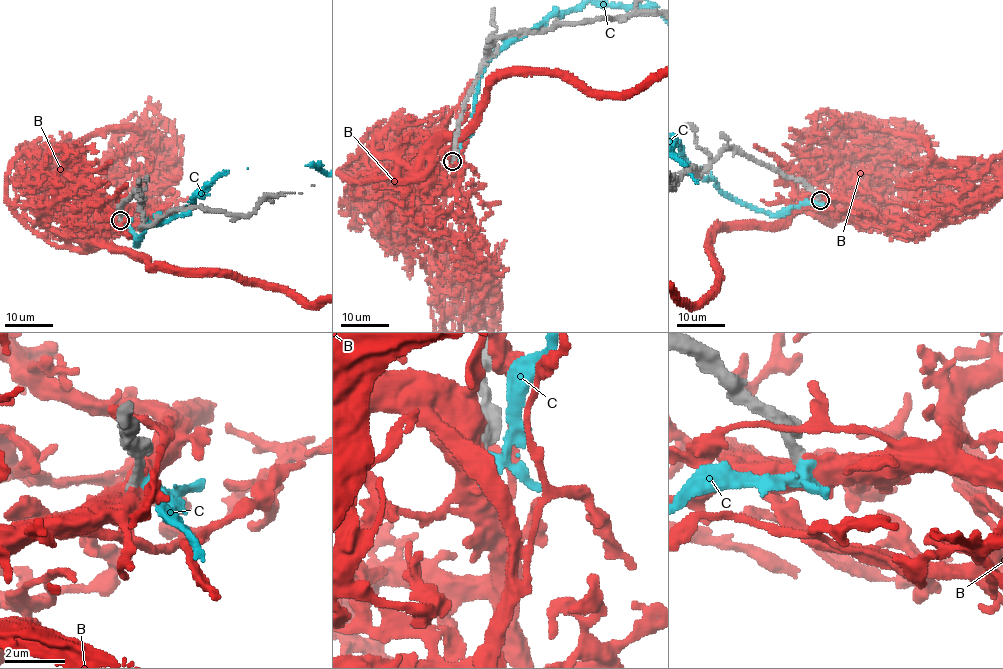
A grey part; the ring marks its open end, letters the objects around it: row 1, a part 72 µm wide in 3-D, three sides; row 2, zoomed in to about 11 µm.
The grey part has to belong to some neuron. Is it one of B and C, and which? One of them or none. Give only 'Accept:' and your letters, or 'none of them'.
Accept: none of them

